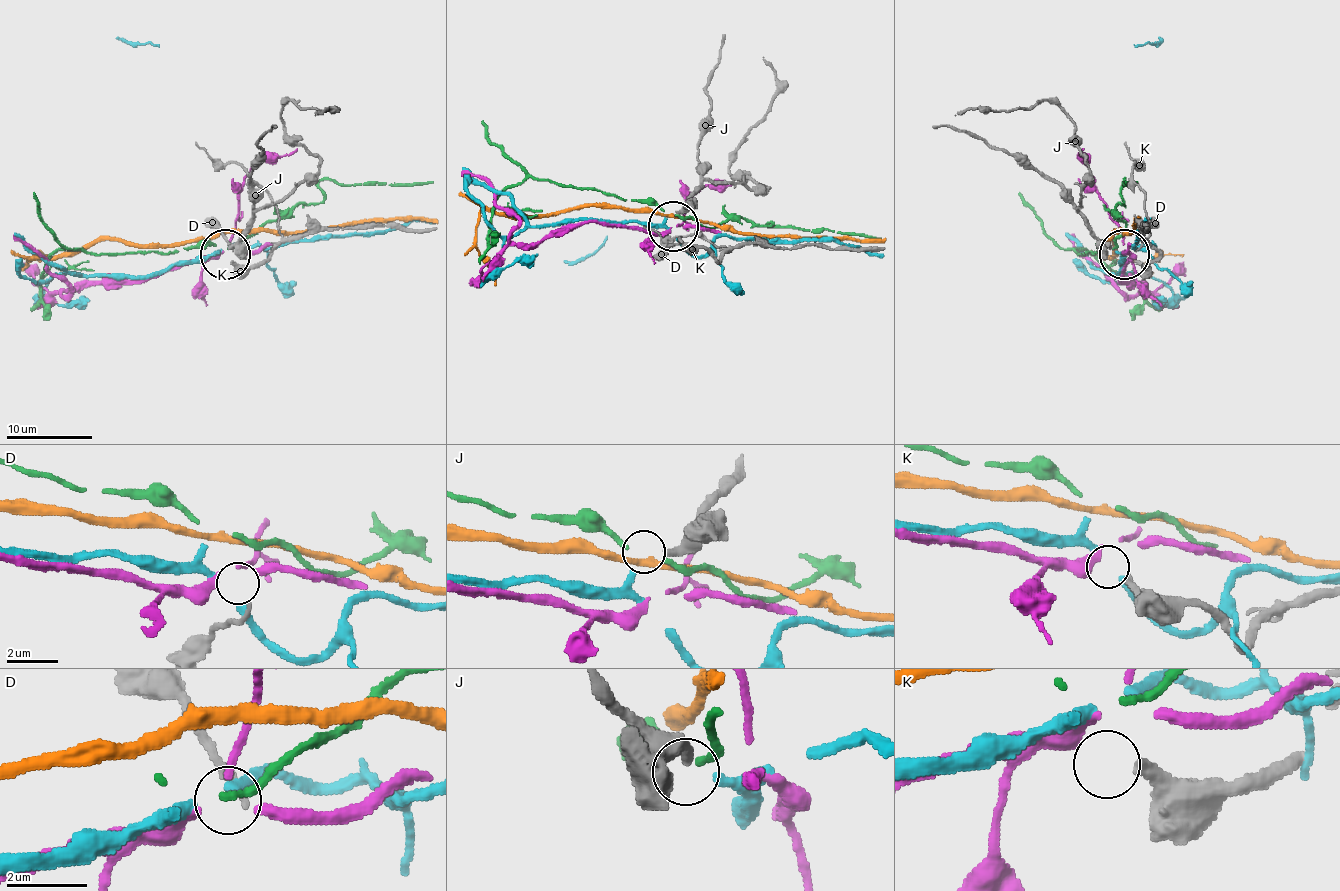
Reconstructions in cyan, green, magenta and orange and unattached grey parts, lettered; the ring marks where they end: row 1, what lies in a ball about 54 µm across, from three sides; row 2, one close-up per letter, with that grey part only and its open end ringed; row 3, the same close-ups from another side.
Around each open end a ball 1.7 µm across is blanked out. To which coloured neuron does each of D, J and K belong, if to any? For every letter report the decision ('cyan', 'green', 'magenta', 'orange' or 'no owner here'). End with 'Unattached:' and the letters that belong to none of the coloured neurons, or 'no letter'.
D: magenta
J: cyan
K: no owner here
Unattached: K

